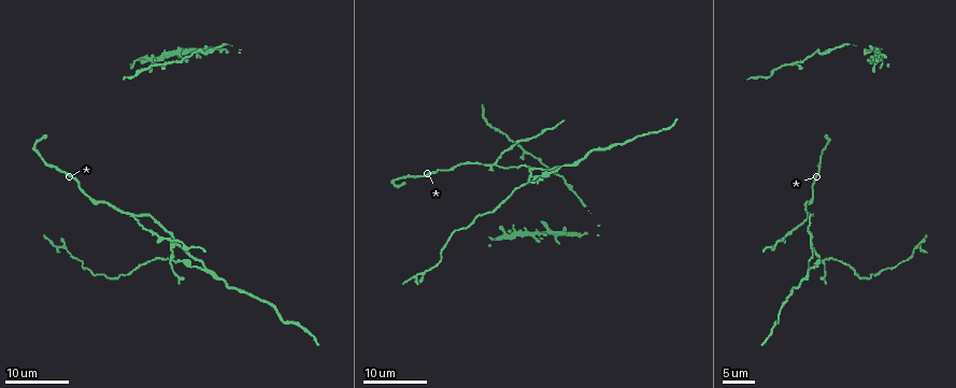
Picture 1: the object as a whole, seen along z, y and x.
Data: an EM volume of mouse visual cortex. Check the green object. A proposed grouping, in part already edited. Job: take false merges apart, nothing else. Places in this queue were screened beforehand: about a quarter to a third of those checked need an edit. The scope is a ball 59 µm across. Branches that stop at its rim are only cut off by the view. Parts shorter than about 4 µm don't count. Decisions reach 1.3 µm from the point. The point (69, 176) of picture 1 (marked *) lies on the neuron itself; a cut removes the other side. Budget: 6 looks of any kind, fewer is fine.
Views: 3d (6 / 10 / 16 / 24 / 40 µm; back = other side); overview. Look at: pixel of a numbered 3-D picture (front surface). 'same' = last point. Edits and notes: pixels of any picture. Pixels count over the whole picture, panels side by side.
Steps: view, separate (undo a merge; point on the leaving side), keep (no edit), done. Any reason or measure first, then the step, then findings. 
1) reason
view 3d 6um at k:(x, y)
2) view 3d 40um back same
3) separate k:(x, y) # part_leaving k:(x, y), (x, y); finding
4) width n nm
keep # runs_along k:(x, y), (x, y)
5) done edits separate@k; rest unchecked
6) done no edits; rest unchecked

four or more arms meet
view 3d 16um at 1:(806, 218)

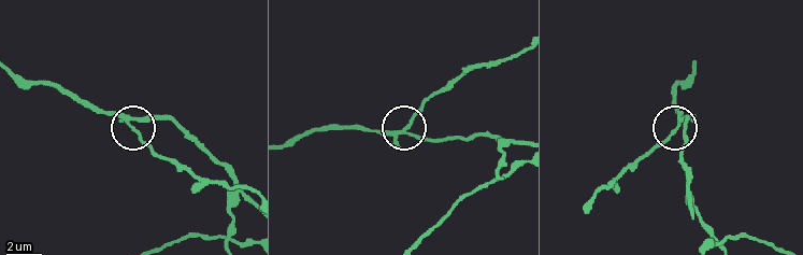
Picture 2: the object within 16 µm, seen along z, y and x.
view 3d 10um at 2:(675, 128)

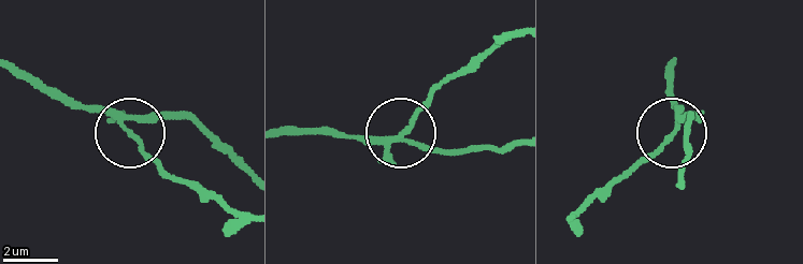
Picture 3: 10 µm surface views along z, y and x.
view 3d 10um back at 3:(404, 135)

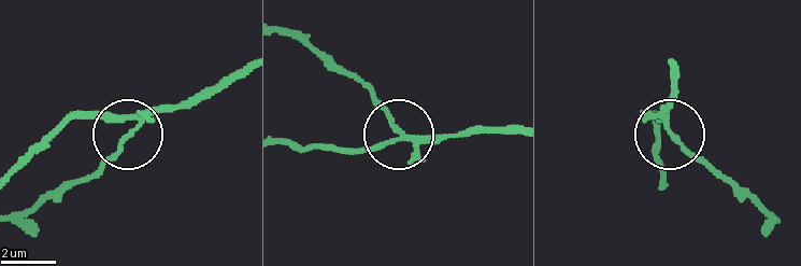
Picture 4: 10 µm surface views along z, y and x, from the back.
width 180 nm
separate 4:(123, 143) # a second neuron is stuck on

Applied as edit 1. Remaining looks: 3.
thick turns thin
view 3d 16um at 1:(173, 237)

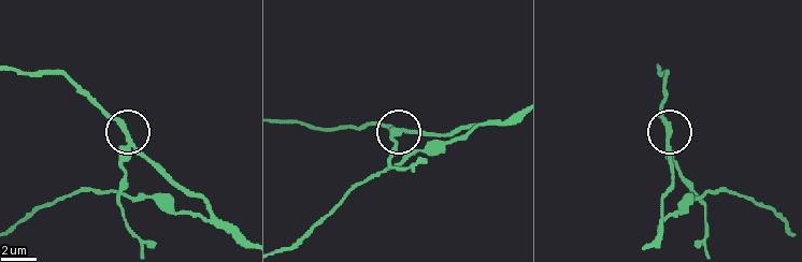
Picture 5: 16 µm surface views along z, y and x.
zoom in
view 3d 10um at 5:(670, 128)

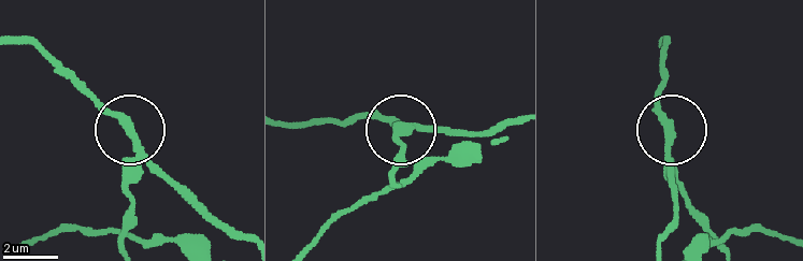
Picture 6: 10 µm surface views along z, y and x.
width 240 nm
separate 6:(123, 178) # two neurons meet here

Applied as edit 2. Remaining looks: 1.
view 3d 10um at 5:(205, 216)

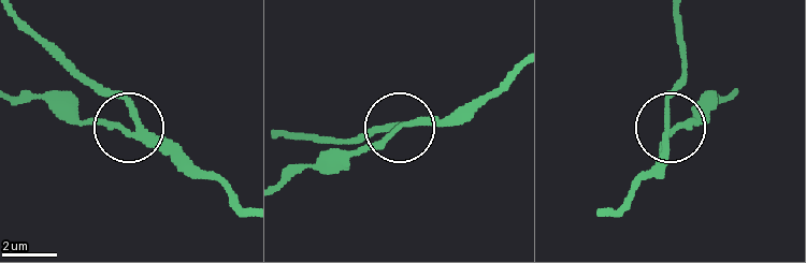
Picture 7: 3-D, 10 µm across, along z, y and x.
width 180 nm
separate 7:(112, 126) # part_leaving 7:(139, 142), (106, 122), (72, 120), (44, 102), (16, 100); two neurons meet here

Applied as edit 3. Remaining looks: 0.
done edits separate@4, separate@6, separate@7; rest unchecked

